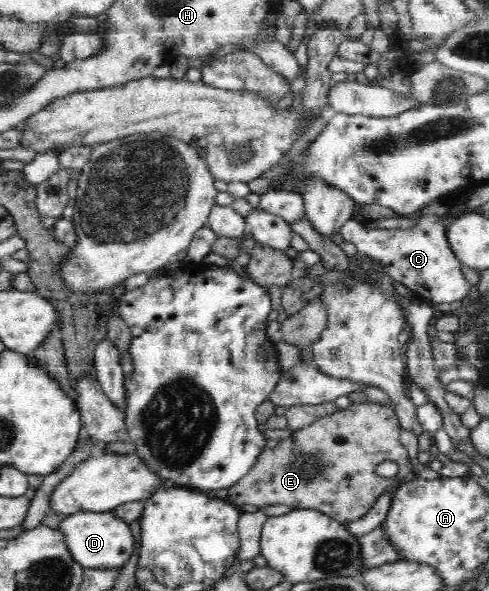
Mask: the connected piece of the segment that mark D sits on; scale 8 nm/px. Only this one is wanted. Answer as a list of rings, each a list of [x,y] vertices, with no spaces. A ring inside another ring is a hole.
[[[82,511],[67,516],[60,525],[66,547],[73,560],[84,568],[110,570],[122,567],[134,551],[134,536],[126,523],[110,512]]]

